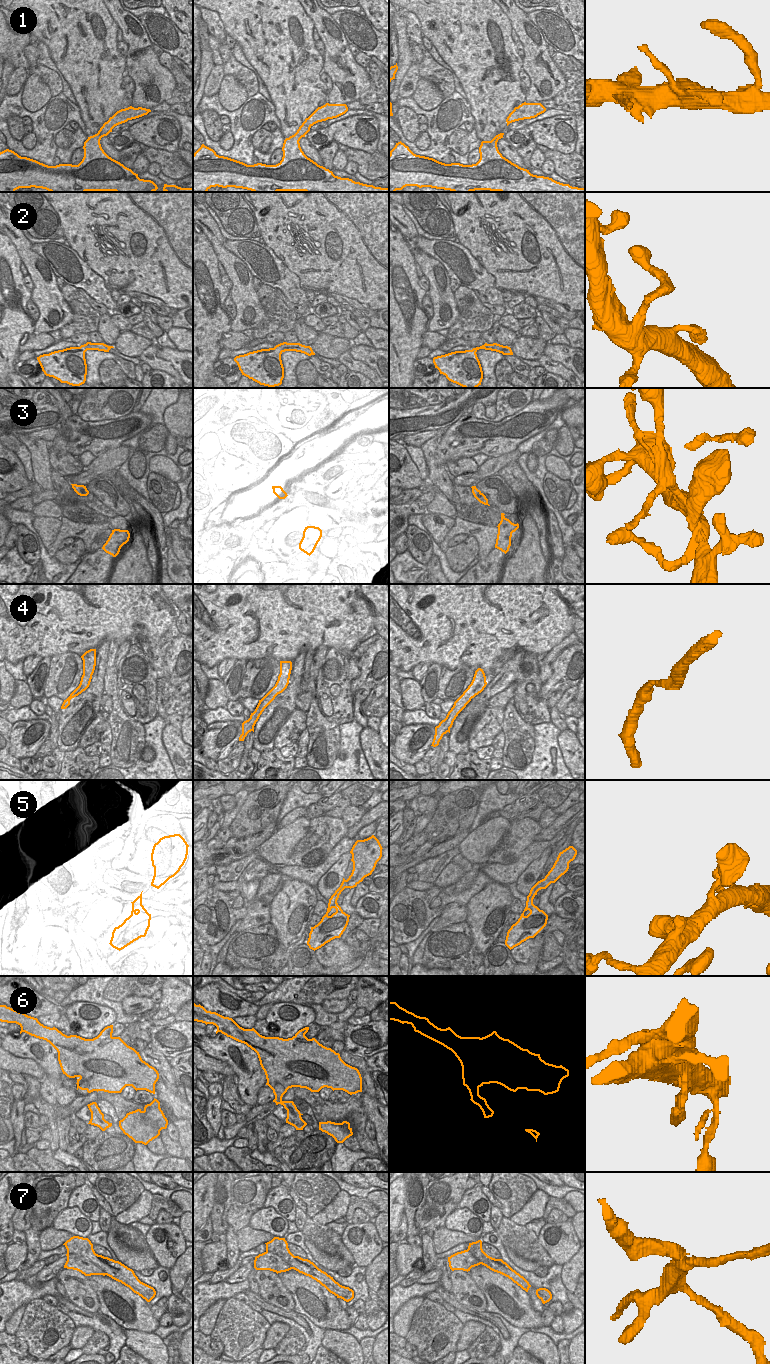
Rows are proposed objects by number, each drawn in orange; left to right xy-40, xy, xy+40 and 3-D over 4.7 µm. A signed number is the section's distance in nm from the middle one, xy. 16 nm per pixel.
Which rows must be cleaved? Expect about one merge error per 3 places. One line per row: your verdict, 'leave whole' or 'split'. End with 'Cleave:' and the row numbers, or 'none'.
1: leave whole
2: leave whole
3: split
4: leave whole
5: leave whole
6: leave whole
7: split
Cleave: 3, 7

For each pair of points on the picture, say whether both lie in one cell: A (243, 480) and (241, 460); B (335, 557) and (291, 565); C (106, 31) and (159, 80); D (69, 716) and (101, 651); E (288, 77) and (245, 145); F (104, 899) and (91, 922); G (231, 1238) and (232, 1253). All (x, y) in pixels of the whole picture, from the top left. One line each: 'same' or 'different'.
A: same
B: different
C: different
D: same
E: different
F: same
G: same

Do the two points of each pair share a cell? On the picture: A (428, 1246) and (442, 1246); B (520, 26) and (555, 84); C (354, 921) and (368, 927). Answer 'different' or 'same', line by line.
A: different
B: same
C: same

